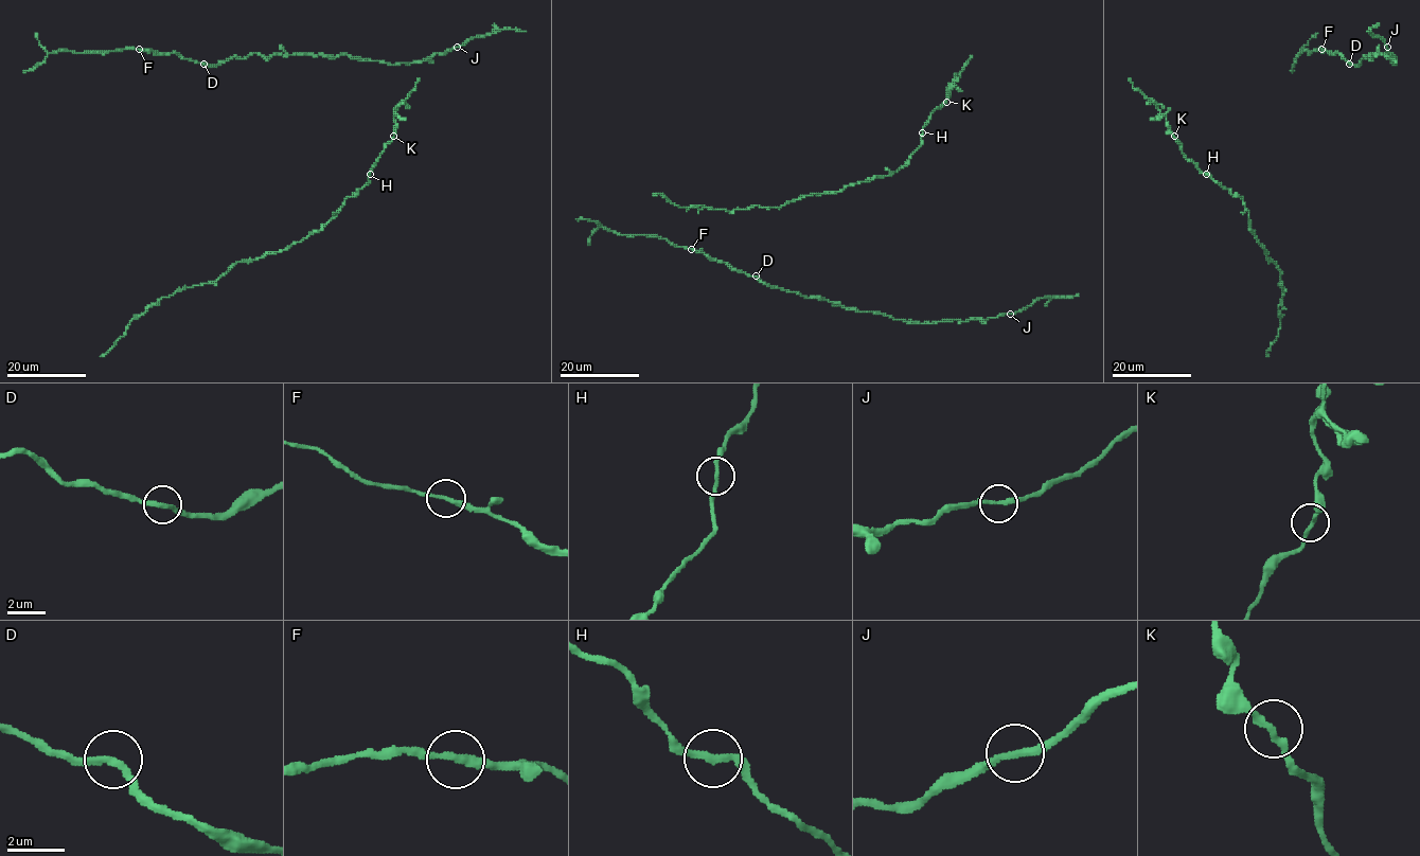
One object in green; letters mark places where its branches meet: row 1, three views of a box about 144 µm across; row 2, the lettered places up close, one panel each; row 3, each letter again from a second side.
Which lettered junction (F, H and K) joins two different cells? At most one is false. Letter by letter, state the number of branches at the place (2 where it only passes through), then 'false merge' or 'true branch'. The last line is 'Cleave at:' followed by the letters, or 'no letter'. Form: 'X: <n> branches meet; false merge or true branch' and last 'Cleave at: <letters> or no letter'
F: 2 branches meet; true branch
H: 2 branches meet; true branch
K: 2 branches meet; true branch
Cleave at: no letter

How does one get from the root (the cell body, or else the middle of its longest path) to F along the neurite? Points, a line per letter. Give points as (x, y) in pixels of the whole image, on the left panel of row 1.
F: (331, 58), (308, 53), (269, 56), (251, 53), (206, 65), (183, 59), (175, 52), (138, 50)

